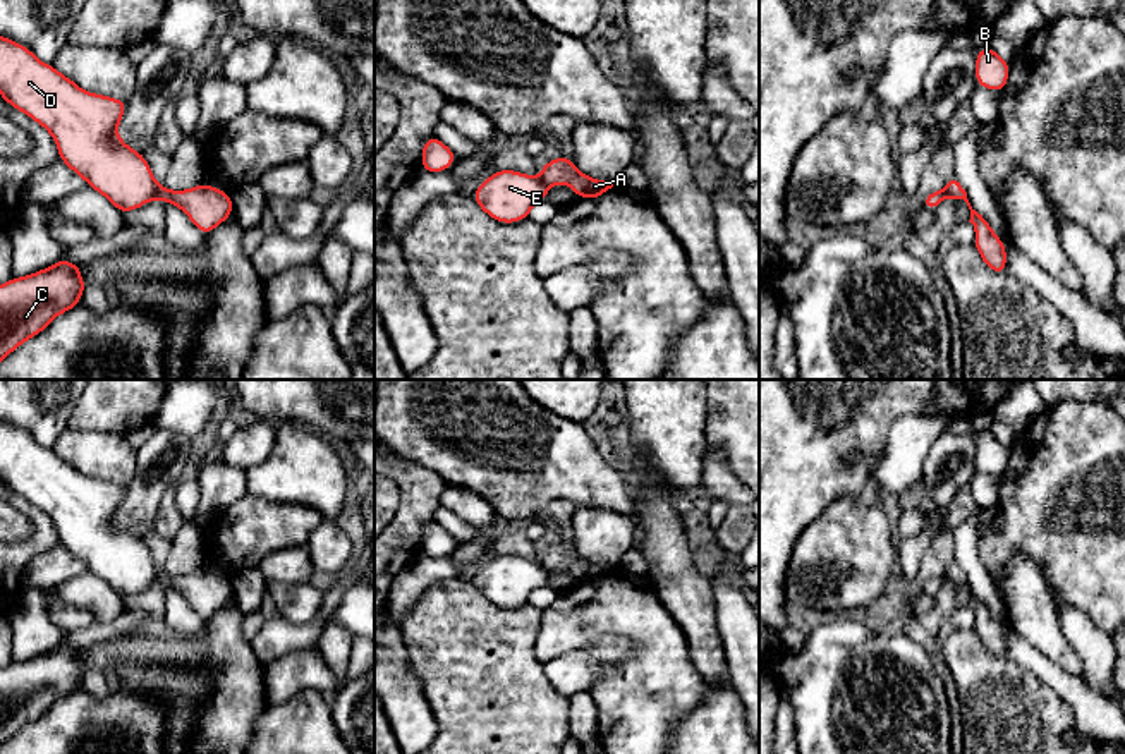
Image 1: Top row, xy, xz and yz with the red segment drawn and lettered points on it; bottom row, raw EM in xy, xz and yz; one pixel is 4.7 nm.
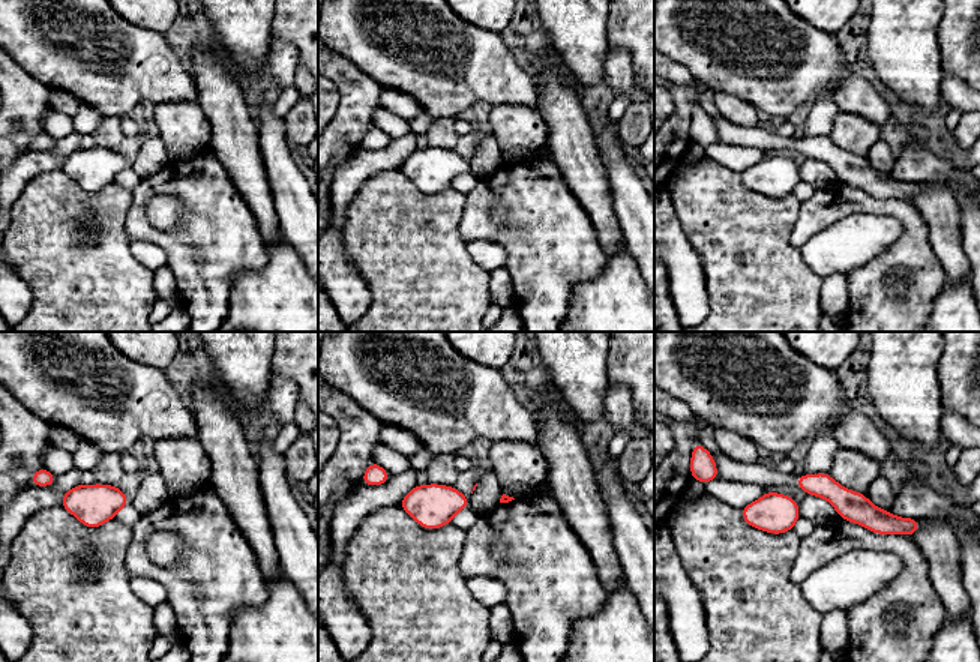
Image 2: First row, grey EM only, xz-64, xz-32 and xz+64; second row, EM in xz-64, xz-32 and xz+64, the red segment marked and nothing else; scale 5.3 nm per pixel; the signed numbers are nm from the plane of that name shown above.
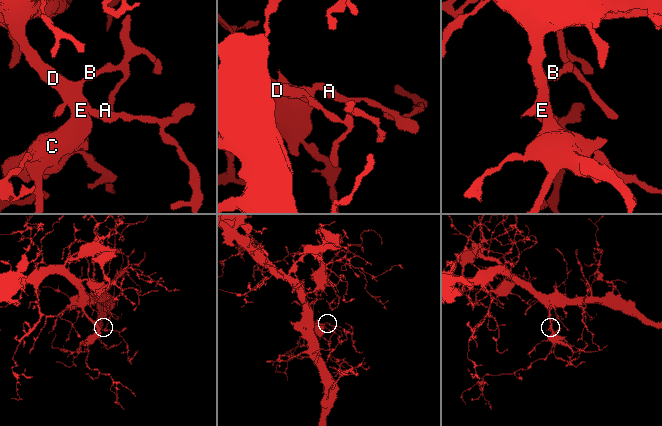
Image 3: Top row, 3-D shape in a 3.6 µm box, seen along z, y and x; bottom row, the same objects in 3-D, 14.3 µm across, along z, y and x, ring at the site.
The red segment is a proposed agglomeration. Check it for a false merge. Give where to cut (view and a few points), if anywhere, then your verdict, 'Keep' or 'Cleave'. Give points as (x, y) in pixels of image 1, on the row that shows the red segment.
Split along xy (160, 188), (157, 196). Cleave

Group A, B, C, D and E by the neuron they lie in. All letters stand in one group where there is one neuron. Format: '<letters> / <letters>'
A / B C D E

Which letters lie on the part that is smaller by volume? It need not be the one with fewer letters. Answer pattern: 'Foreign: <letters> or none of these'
Foreign: A

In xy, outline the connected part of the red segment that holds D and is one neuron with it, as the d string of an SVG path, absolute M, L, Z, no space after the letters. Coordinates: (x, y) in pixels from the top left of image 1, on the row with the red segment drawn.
M0 36L0 98L45 127L57 143L58 158L122 215L158 198L160 185L143 153L125 144L117 131L127 101L81 89L24 45Z

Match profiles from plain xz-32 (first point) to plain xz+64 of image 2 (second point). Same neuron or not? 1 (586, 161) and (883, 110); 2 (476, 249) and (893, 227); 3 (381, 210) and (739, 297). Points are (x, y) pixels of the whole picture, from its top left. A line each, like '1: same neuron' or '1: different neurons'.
1: different neurons
2: same neuron
3: same neuron

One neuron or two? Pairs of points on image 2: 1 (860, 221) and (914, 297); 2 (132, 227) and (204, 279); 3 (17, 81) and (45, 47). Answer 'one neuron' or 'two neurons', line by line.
1: two neurons
2: one neuron
3: two neurons

